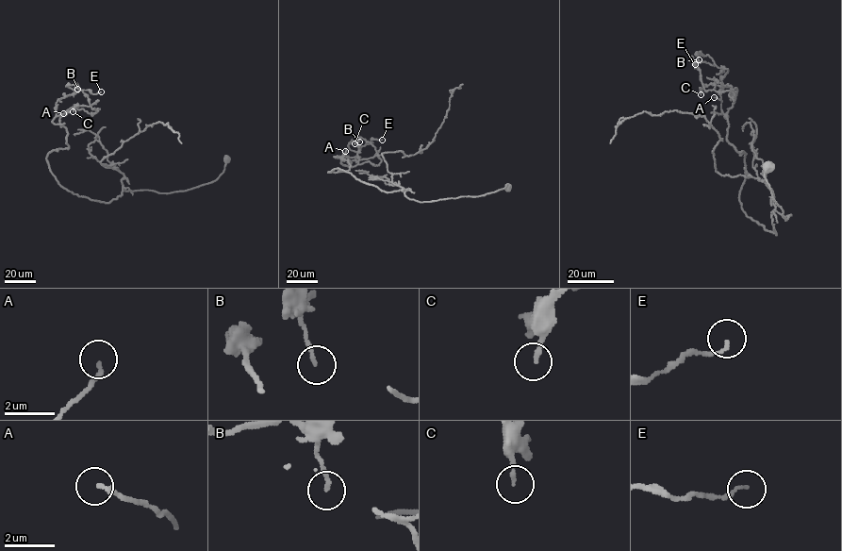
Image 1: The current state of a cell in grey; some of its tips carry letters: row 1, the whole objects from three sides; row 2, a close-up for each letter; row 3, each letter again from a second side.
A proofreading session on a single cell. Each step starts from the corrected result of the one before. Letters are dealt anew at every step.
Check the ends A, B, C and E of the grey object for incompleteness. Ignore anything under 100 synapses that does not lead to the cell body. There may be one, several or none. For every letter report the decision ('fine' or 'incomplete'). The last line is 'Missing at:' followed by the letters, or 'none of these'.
A: fine
B: fine
C: fine
E: fine
Missing at: none of these

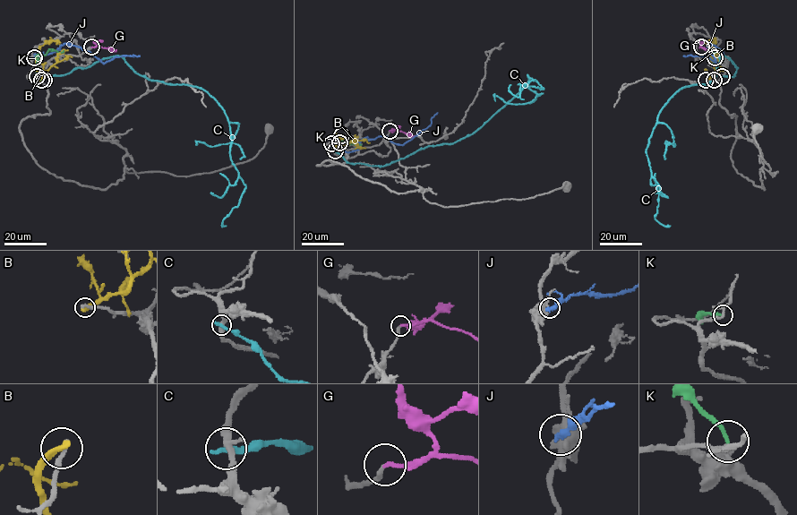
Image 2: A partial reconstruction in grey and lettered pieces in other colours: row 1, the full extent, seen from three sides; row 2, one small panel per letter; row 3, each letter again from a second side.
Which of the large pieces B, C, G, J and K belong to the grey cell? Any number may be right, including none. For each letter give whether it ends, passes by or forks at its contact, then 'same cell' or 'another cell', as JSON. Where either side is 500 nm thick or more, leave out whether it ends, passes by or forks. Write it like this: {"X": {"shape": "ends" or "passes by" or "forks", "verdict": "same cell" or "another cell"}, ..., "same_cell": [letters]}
{"B": {"shape": "ends", "verdict": "another cell"}, "C": {"shape": "ends", "verdict": "another cell"}, "G": {"shape": "ends", "verdict": "same cell"}, "J": {"shape": "ends", "verdict": "another cell"}, "K": {"shape": "ends", "verdict": "another cell"}, "same_cell": ["G"]}

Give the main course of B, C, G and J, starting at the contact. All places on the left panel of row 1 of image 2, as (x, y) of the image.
B: (44, 80), (43, 64), (38, 56), (39, 48), (53, 41), (57, 43)
C: (37, 76), (119, 55), (149, 79), (204, 90), (224, 111), (232, 163), (245, 185), (226, 226)
G: (91, 47), (116, 50)
J: (34, 57), (55, 52), (69, 43), (89, 51), (105, 63), (115, 57), (140, 56)

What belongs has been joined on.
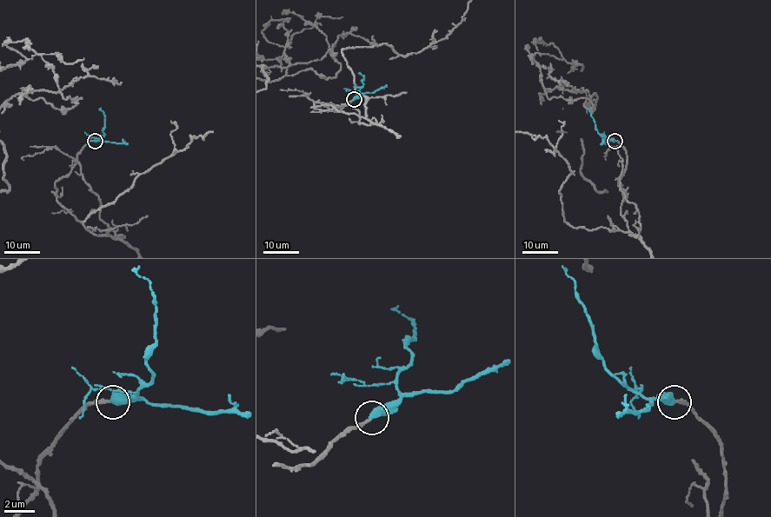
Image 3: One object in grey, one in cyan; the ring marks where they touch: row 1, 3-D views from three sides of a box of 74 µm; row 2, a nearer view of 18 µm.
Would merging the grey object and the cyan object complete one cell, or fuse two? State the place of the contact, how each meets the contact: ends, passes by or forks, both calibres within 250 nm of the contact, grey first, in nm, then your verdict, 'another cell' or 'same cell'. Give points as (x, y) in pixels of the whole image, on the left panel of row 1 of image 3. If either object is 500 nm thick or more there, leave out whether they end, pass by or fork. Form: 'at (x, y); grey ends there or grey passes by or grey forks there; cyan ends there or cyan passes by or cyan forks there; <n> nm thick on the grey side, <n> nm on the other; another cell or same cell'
at (95, 141); 220 nm thick on the grey side, 600 nm on the other; same cell

